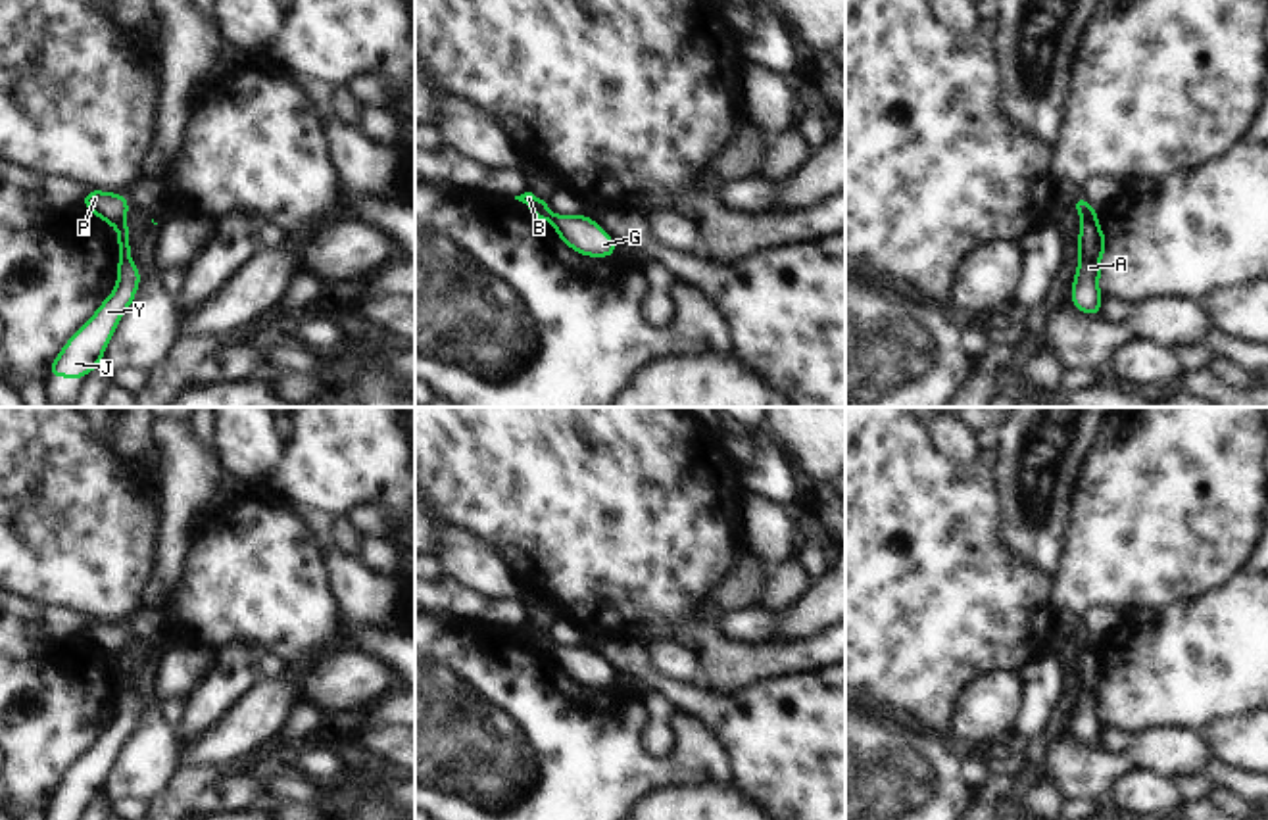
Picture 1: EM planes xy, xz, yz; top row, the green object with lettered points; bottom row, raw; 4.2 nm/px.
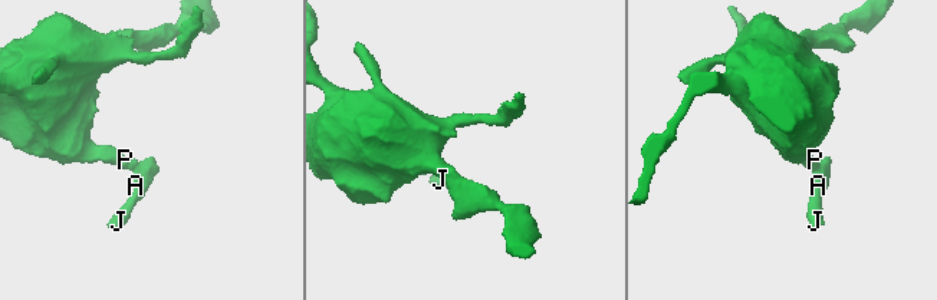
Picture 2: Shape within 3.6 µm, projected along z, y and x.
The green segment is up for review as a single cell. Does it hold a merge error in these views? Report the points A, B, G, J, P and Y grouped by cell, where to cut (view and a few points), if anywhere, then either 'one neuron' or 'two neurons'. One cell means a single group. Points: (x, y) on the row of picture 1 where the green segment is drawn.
A G J Y / B P; cut in yz along (1092, 208), (1082, 219); two neurons

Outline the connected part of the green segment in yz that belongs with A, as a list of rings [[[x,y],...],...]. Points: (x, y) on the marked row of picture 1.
[[[1091,207],[1078,230],[1078,267],[1070,286],[1072,305],[1085,315],[1101,315],[1103,296],[1099,290],[1101,257],[1107,252],[1107,234],[1097,221],[1099,211]]]

